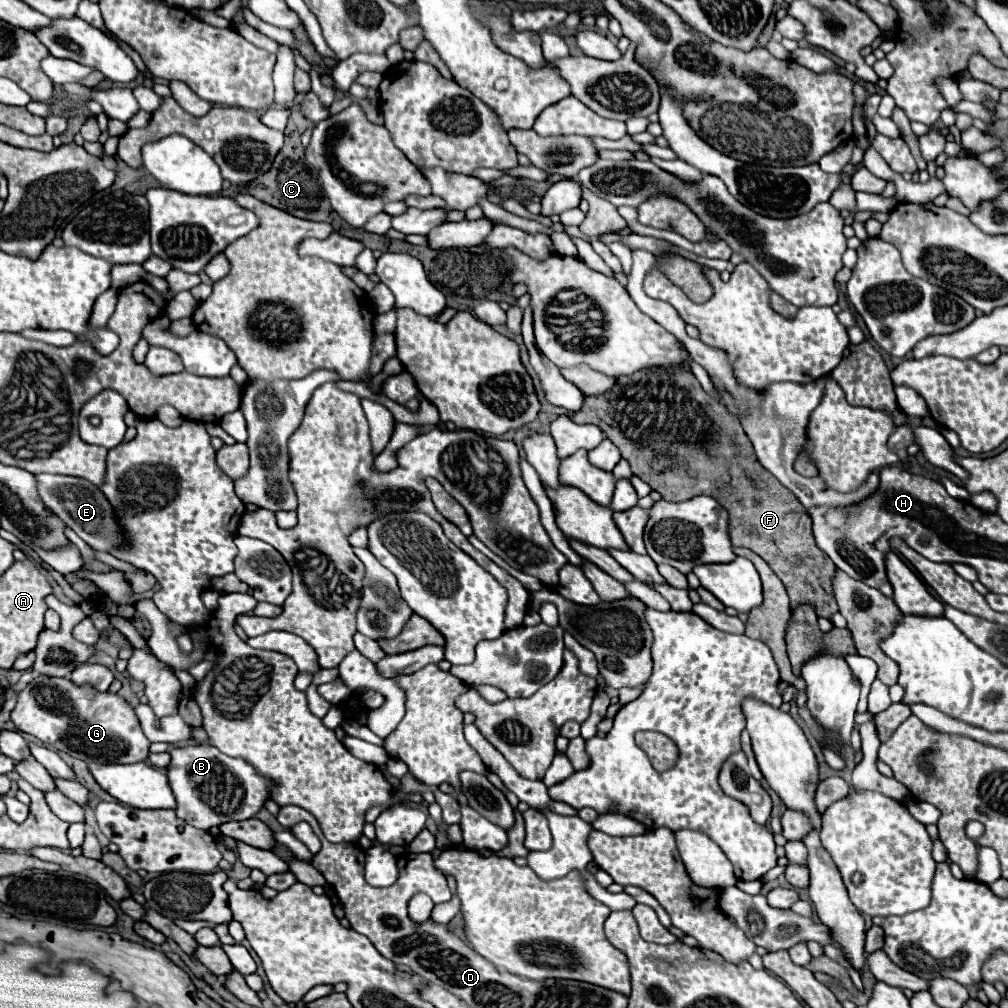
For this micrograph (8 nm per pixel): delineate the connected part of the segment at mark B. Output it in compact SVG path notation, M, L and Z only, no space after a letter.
M210 744L174 746L170 752L168 782L176 798L176 814L190 826L210 830L228 820L246 820L256 816L270 796L266 778L242 758L230 758Z

